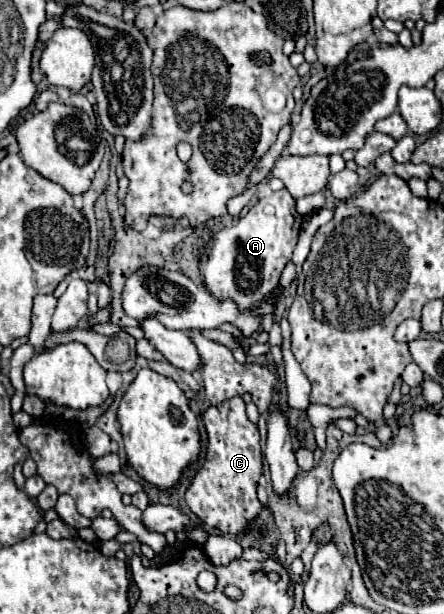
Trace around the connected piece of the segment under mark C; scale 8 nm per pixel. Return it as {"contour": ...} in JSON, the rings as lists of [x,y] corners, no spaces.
{"contour":[[[235,396],[219,406],[211,406],[203,416],[203,424],[209,436],[207,458],[203,468],[195,474],[191,486],[187,488],[185,500],[191,512],[199,516],[207,526],[231,534],[245,532],[263,508],[255,492],[257,480],[263,472],[257,424],[249,422],[241,396]]]}

